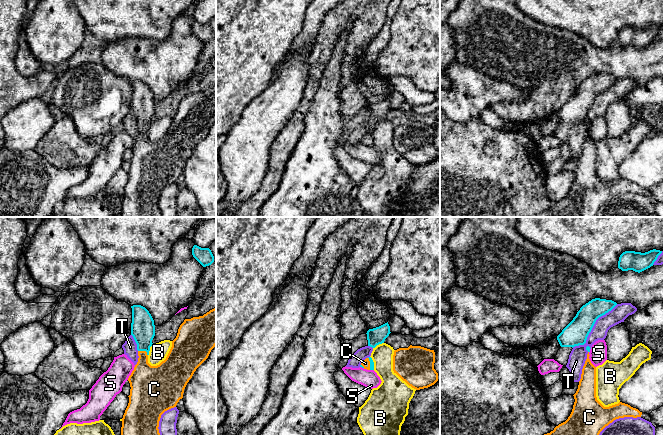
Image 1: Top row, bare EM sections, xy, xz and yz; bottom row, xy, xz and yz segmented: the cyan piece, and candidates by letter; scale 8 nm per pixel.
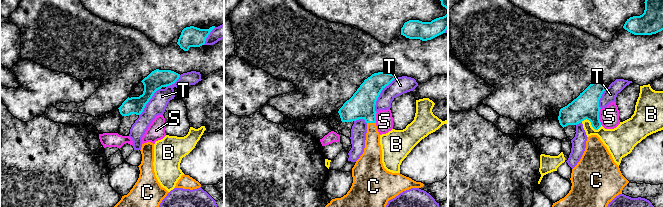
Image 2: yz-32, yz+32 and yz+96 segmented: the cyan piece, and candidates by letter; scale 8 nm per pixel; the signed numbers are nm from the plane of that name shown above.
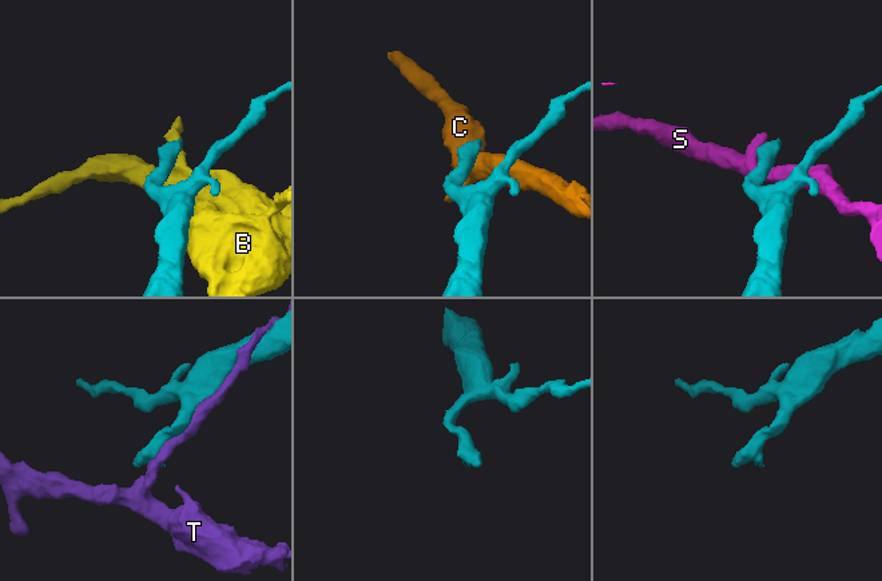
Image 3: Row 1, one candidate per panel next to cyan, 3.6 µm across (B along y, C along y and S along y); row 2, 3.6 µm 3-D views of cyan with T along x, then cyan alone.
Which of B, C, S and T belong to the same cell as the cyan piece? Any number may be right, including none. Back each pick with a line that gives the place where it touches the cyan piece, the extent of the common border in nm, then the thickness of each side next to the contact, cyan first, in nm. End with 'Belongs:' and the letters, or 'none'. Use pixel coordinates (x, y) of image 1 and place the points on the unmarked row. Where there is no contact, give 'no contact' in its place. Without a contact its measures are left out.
C: meets cyan in xy at (144, 126); contact 90 nm long; 190 nm thick on the cyan side, 260 nm on the other
Belongs: C

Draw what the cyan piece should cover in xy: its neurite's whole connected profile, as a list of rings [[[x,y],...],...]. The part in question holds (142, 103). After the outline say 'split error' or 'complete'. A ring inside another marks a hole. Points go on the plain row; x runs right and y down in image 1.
[[[133,81],[131,111],[133,112],[138,126],[138,138],[128,154],[130,159],[129,179],[122,194],[120,217],[162,217],[159,209],[159,197],[161,191],[176,183],[183,174],[184,165],[192,154],[196,145],[208,134],[211,126],[216,122],[216,83],[203,92],[185,95],[180,101],[176,114],[172,117],[172,123],[164,137],[157,142],[148,139],[148,131],[152,116],[155,112],[154,96],[149,87],[141,81]]]; split error

